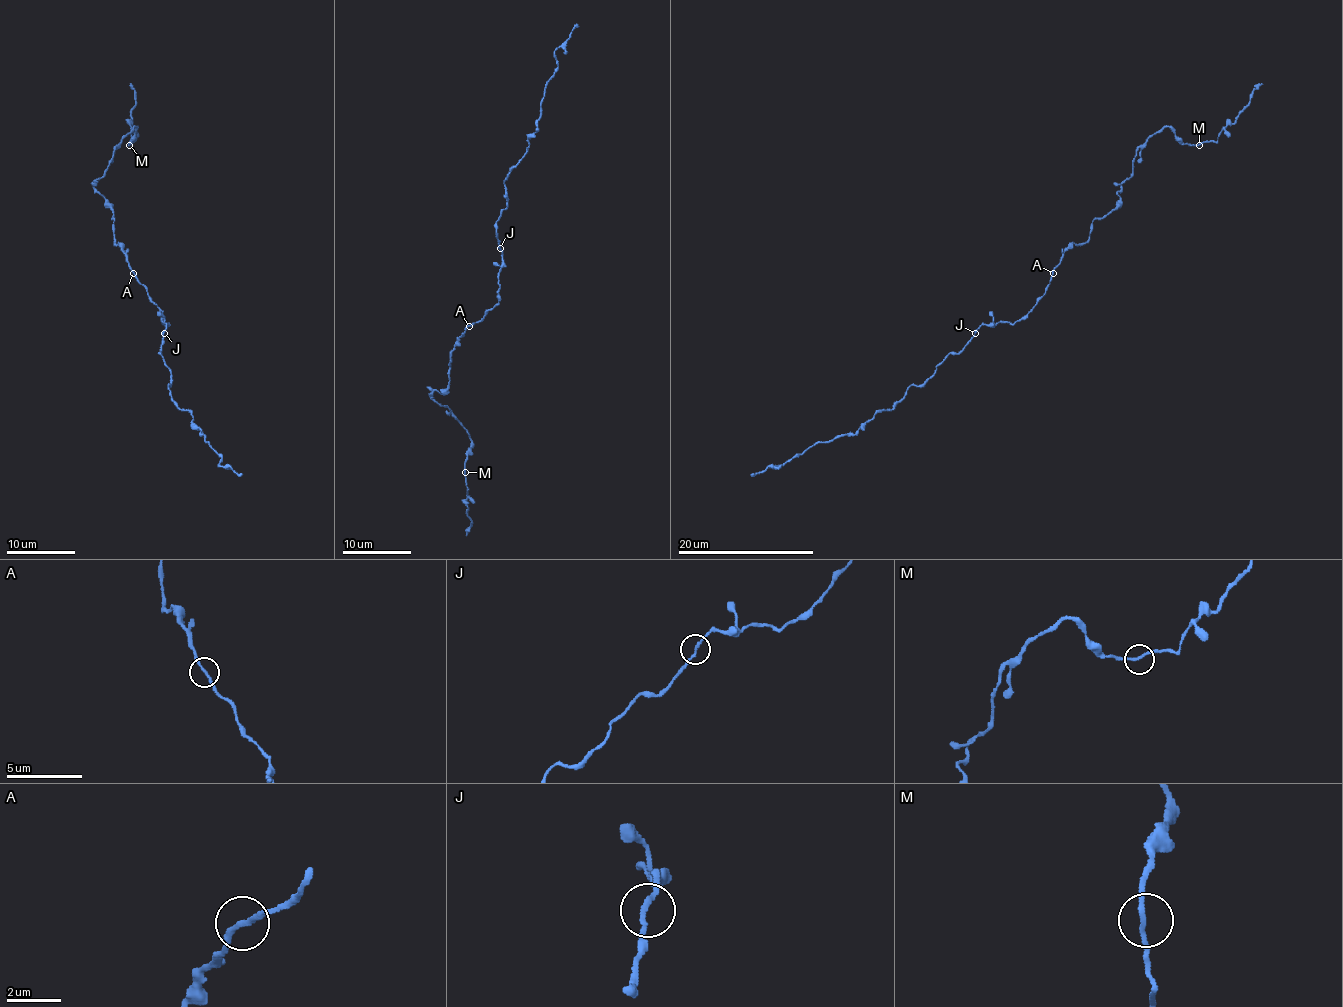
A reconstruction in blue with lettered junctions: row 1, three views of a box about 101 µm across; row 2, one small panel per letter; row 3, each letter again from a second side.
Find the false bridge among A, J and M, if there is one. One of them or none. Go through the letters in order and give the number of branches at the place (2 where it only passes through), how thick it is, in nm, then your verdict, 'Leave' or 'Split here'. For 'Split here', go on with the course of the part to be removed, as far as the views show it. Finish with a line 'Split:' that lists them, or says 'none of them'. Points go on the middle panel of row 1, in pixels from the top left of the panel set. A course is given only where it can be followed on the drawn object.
A: Branches: 2. Thickness 180 nm. Leave
J: Branches: 2. Thickness 160 nm. Leave
M: Branches: 2. Thickness 170 nm. Leave
Split: none of them

